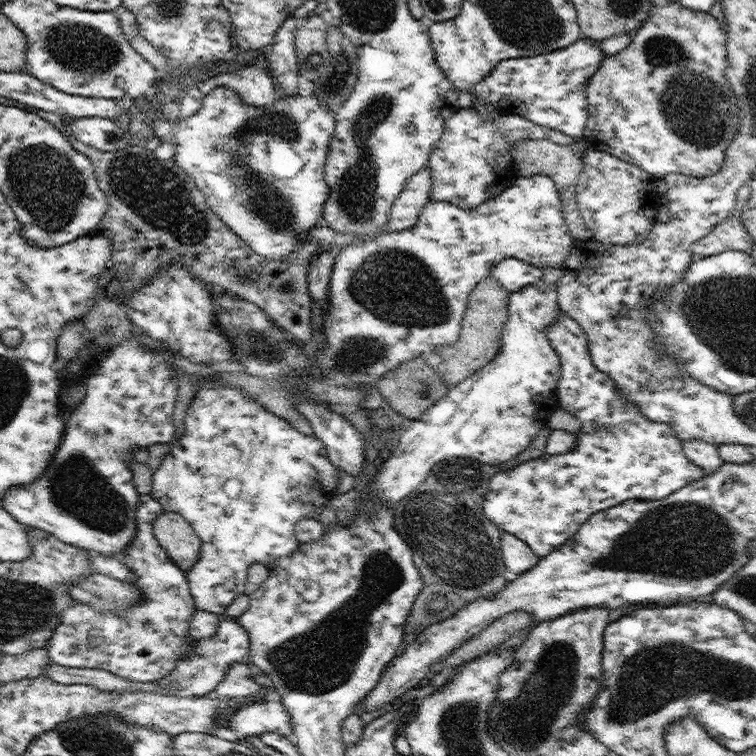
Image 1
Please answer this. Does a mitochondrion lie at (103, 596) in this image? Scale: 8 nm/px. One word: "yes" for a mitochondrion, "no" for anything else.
no

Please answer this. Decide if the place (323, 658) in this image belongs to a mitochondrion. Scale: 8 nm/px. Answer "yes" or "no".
yes

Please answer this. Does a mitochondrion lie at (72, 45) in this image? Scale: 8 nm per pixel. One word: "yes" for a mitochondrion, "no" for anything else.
yes

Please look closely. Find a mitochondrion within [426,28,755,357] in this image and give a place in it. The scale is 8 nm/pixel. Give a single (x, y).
(699, 123)

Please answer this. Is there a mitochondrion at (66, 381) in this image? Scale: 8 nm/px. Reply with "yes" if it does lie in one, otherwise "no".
no

